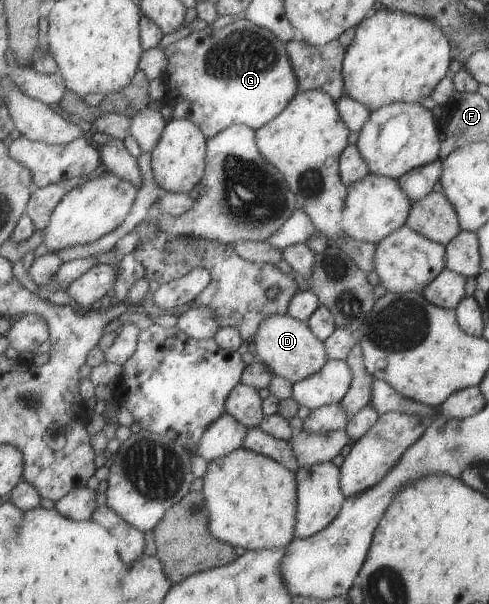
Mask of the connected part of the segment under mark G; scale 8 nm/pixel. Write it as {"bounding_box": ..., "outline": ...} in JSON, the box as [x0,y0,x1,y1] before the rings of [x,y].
{"bounding_box":[162,16,298,140],"outline":[[[243,16],[222,28],[207,26],[204,30],[193,30],[186,38],[167,46],[165,52],[169,63],[164,79],[167,90],[162,103],[175,108],[175,119],[196,123],[208,140],[233,124],[246,125],[255,132],[280,114],[298,91],[286,43]]]}

